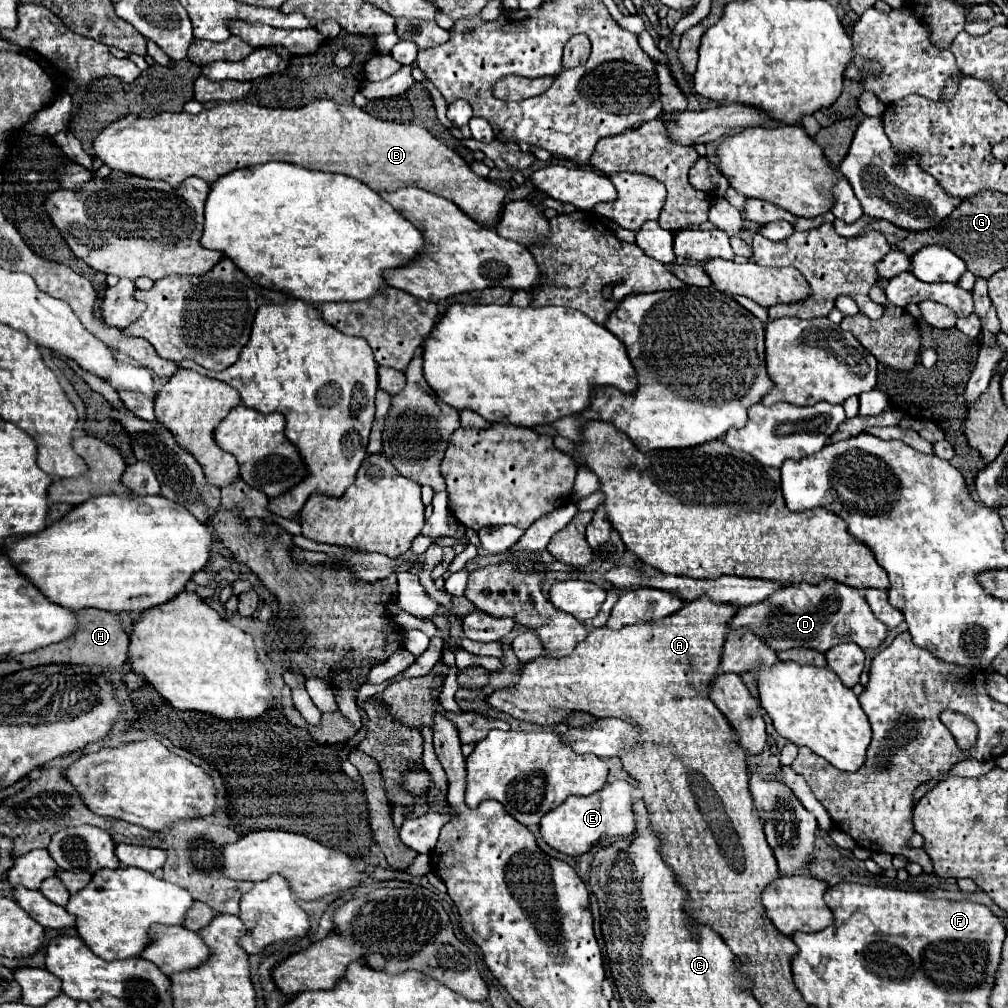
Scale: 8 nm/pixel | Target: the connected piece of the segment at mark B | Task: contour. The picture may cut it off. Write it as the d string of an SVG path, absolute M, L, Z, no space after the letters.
M238 100L216 104L208 110L202 110L200 114L162 112L154 118L126 114L124 118L110 122L102 132L96 134L92 150L94 156L102 160L102 164L106 164L110 170L120 170L124 174L142 176L148 180L164 180L170 186L180 186L190 176L198 176L204 182L212 184L232 170L254 164L266 164L272 160L296 164L308 170L354 176L376 192L394 192L406 186L416 186L454 202L464 214L472 216L476 222L482 222L486 226L496 224L502 200L506 196L504 188L492 184L482 176L476 176L454 150L436 140L426 128L416 124L396 124L378 120L358 106L336 104L332 100L316 100L306 104L304 108L264 108L252 102Z

